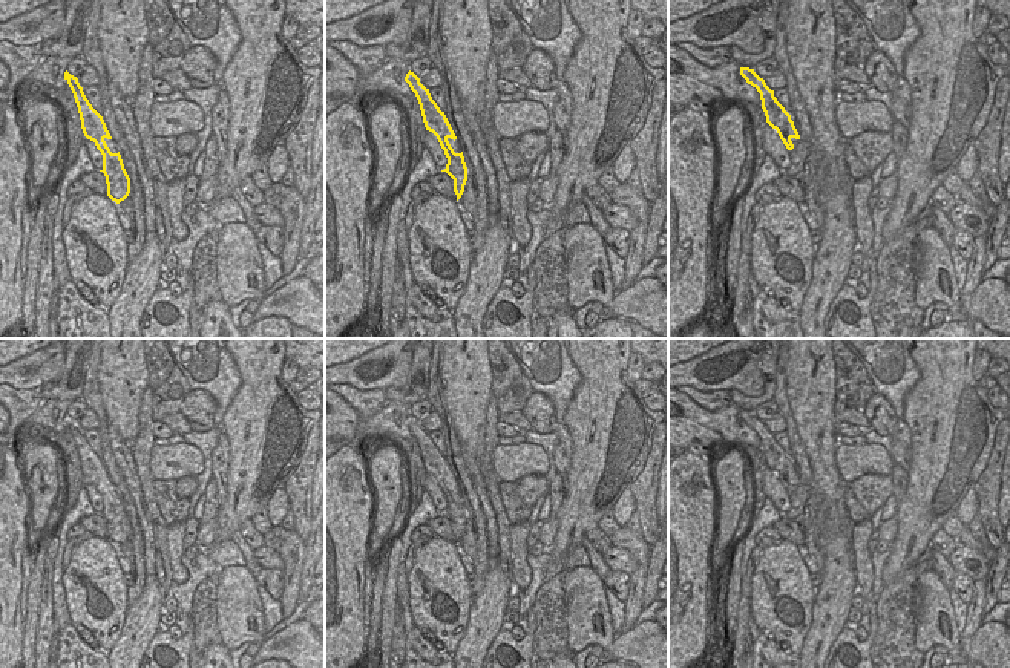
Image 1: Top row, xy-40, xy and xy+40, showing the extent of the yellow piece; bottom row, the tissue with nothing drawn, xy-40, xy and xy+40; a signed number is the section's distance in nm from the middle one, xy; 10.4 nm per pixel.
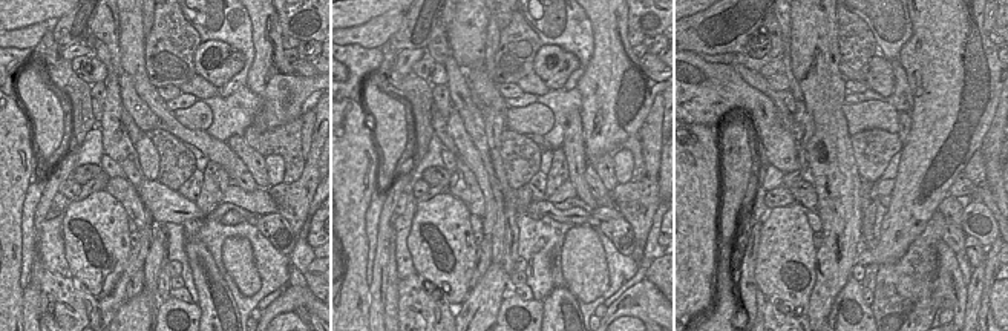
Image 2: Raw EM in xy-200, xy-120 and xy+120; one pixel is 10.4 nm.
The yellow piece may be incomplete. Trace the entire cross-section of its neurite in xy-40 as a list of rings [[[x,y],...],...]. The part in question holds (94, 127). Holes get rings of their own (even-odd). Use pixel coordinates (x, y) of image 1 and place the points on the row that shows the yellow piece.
[[[64,72],[64,80],[67,81],[81,120],[81,129],[87,139],[93,141],[97,149],[103,155],[103,169],[100,172],[106,176],[107,196],[120,204],[130,193],[130,178],[124,169],[120,152],[112,153],[106,144],[106,138],[112,139],[103,116],[92,107],[86,98],[83,87],[78,83],[78,78]]]

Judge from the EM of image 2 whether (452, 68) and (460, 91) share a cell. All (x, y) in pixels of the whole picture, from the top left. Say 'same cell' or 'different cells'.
same cell

